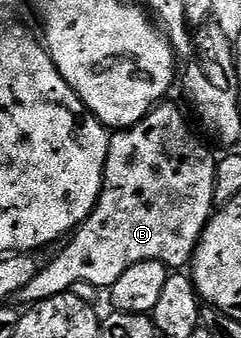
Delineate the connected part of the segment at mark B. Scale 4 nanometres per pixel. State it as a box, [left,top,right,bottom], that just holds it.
[19,103,218,306]

